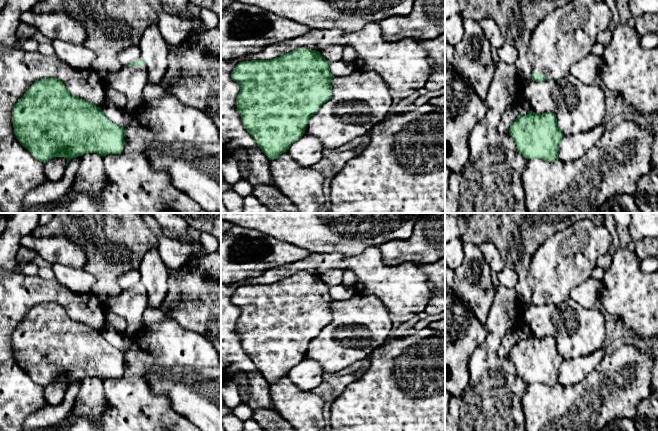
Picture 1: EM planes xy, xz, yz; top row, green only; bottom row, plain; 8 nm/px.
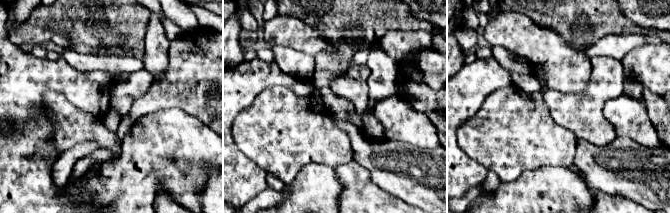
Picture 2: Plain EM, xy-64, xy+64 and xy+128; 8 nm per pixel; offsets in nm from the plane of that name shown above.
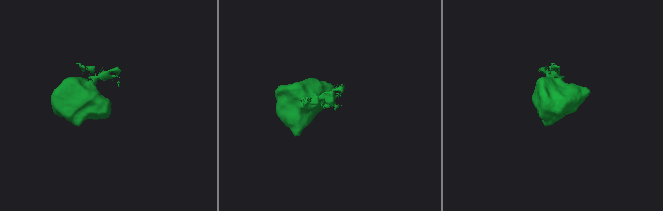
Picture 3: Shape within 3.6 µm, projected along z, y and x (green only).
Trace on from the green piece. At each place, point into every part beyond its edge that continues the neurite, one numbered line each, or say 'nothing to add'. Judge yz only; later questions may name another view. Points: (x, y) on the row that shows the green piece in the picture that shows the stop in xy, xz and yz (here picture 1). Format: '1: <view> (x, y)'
1: yz (565, 36)

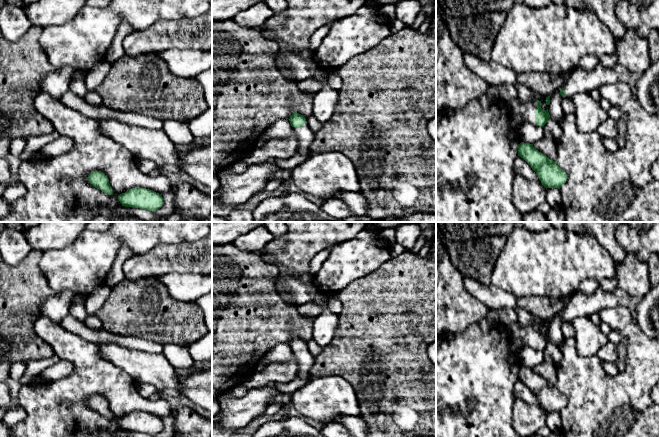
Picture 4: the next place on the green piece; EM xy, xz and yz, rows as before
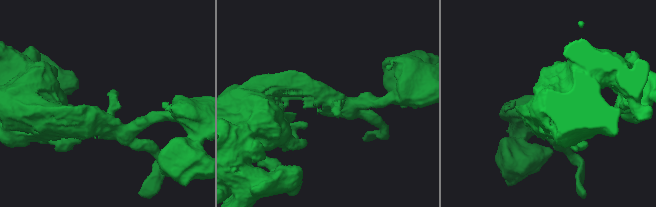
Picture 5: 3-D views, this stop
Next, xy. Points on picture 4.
1: xy (78, 85)

